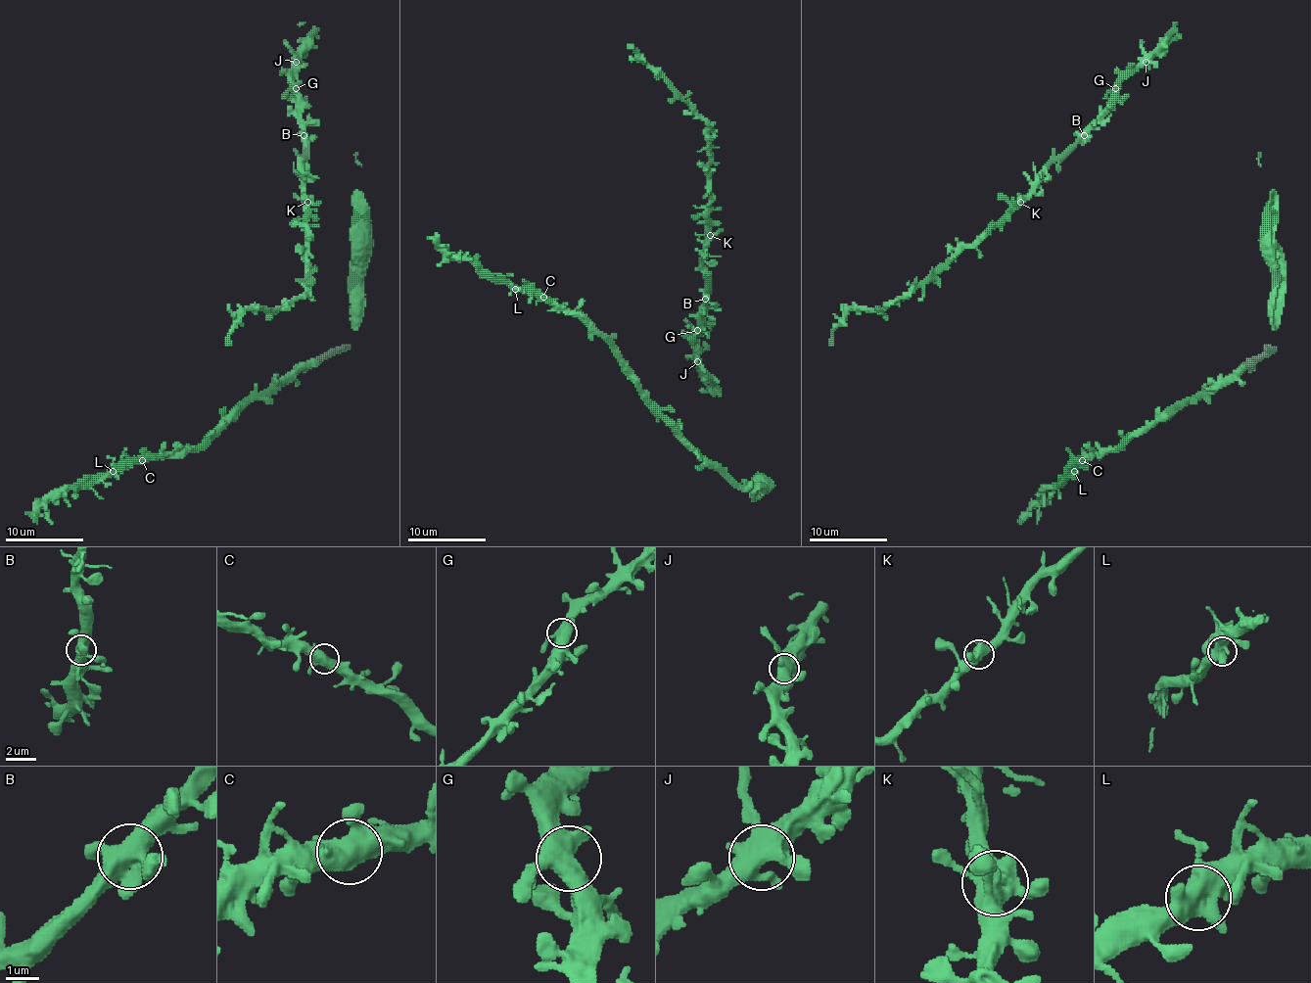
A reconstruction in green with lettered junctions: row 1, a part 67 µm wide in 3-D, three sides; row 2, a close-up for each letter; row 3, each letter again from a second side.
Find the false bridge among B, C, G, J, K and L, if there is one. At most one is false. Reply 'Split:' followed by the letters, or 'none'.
Split: none

